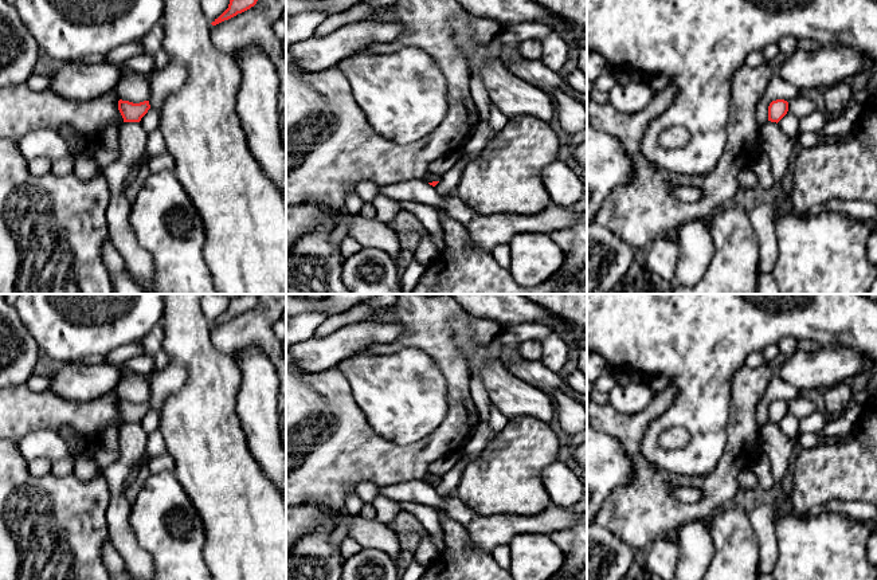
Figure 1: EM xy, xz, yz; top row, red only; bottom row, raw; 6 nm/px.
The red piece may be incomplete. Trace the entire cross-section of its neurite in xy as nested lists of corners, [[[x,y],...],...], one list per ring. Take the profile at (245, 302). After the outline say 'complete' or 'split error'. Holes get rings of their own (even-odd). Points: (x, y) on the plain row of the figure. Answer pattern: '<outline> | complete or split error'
[[[242,294],[236,298],[232,298],[230,301],[228,309],[218,318],[215,320],[211,325],[216,326],[224,321],[228,321],[238,314],[242,314],[251,307],[254,307],[258,302],[258,294]]] | complete

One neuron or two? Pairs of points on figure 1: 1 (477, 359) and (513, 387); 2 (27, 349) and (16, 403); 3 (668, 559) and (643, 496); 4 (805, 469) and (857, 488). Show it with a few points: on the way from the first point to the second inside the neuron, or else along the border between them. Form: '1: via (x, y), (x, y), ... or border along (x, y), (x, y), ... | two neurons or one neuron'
1: via (486, 368), (504, 385) | one neuron
2: border along (24, 383), (14, 385) | two neurons
3: border along (676, 541), (656, 539), (645, 549) | two neurons
4: via (818, 471), (844, 474) | one neuron

